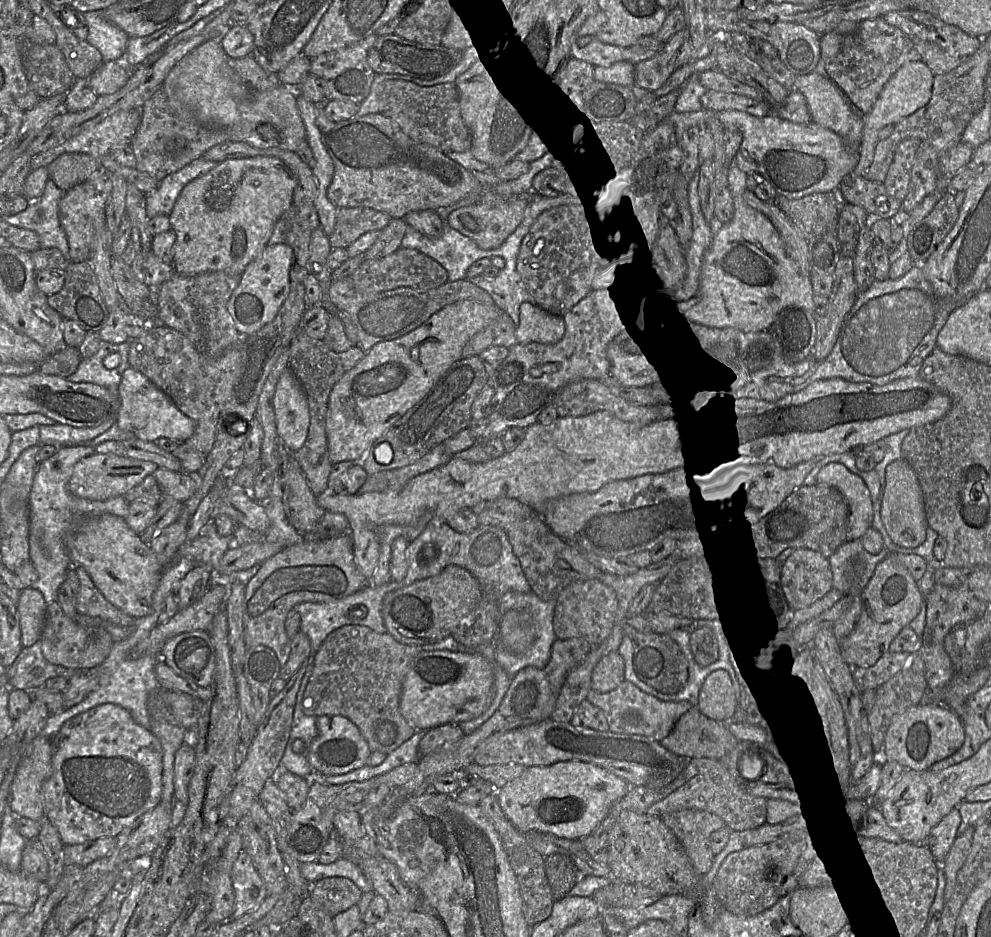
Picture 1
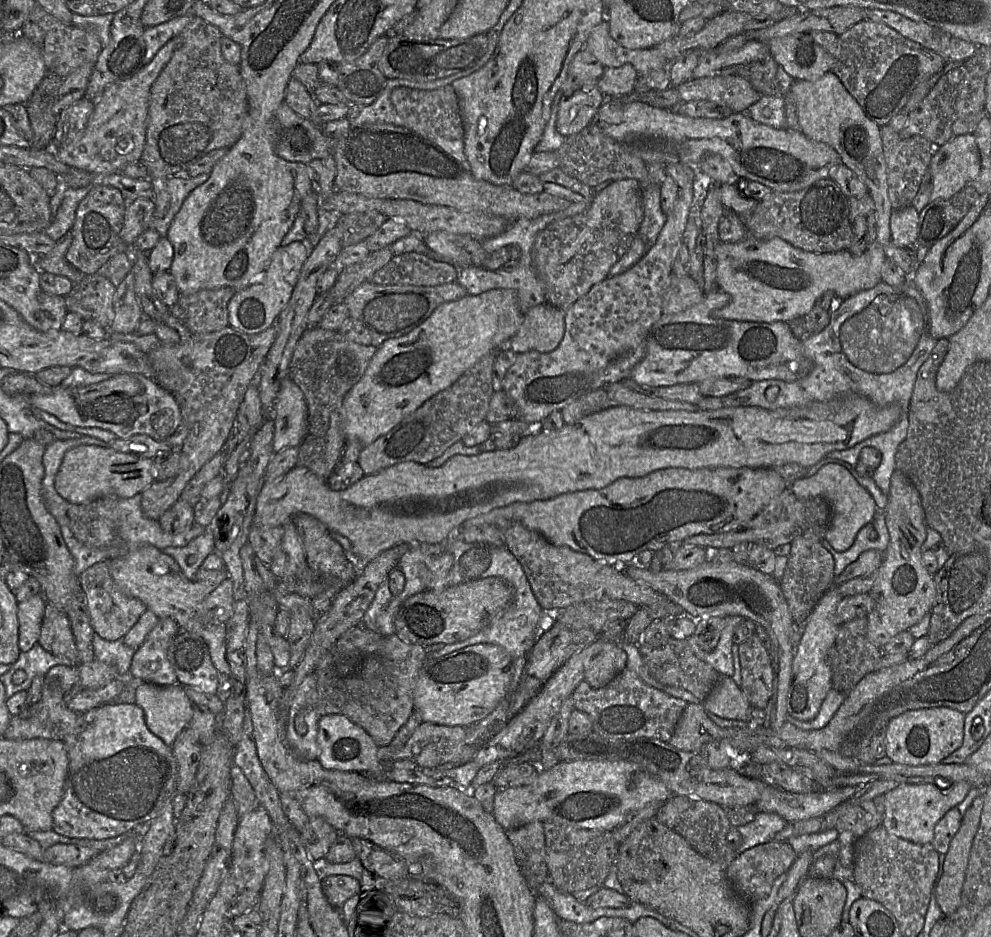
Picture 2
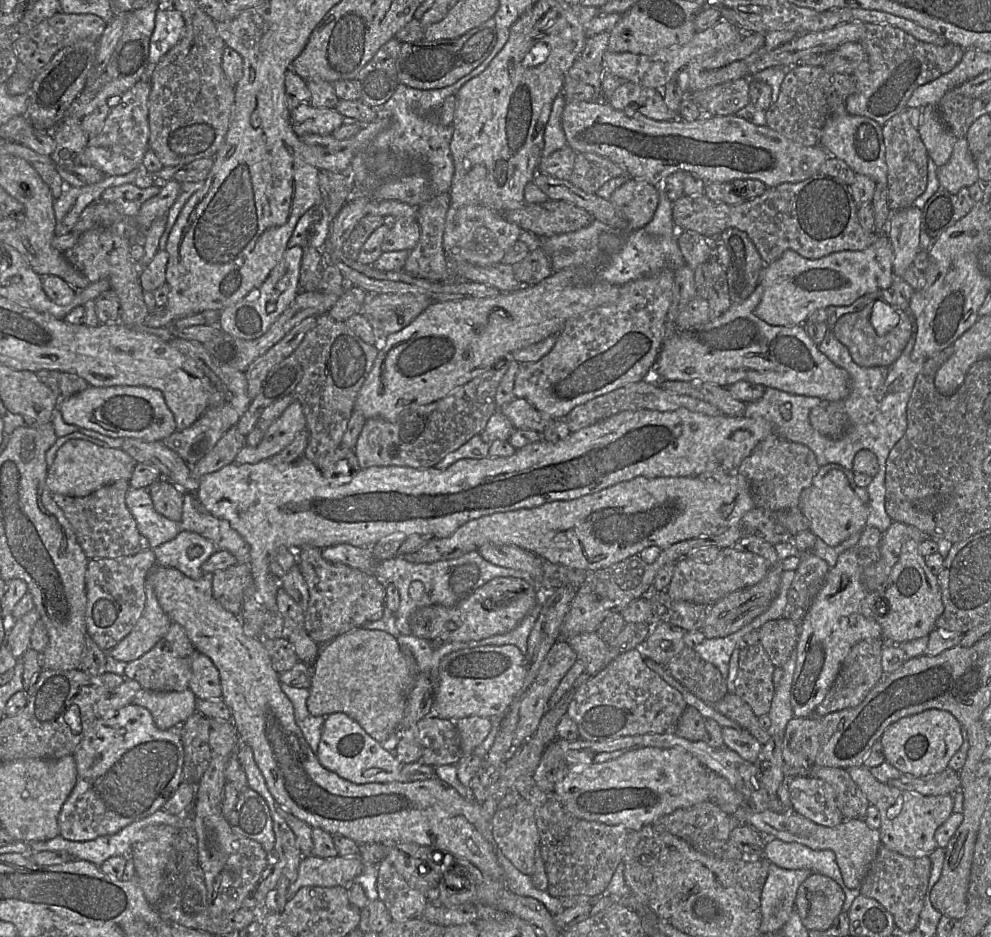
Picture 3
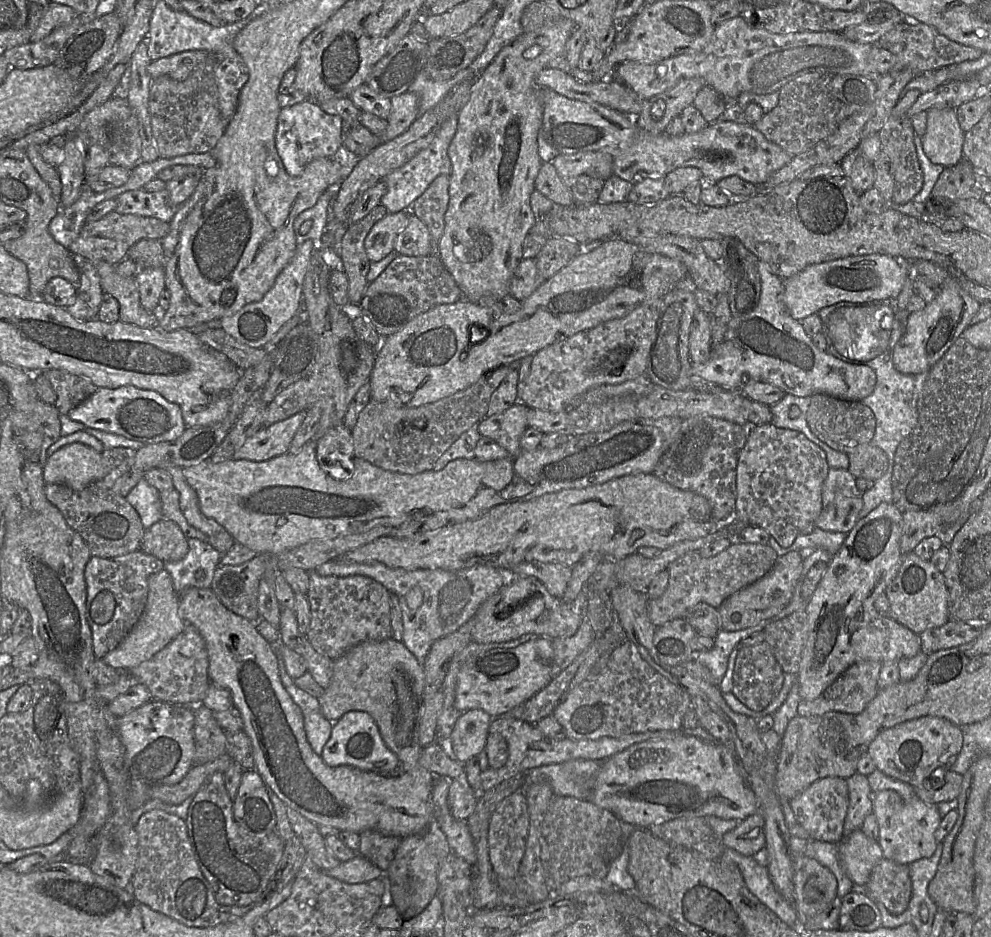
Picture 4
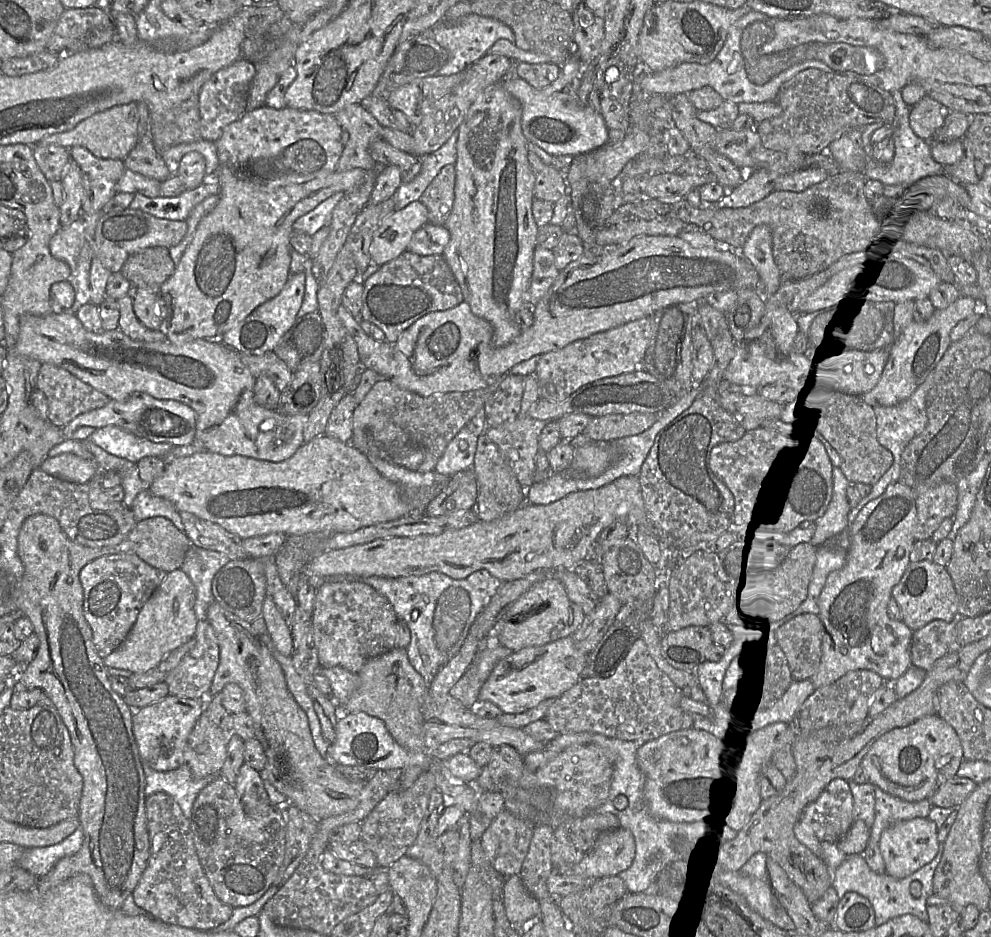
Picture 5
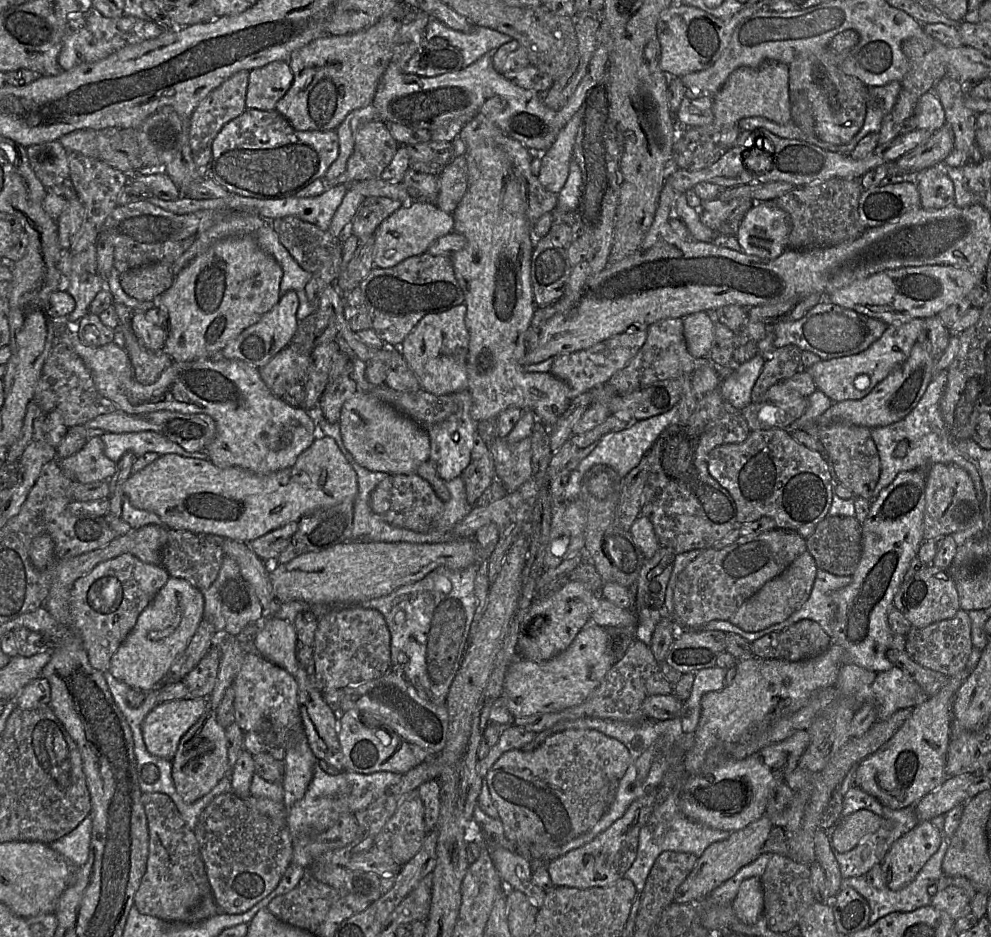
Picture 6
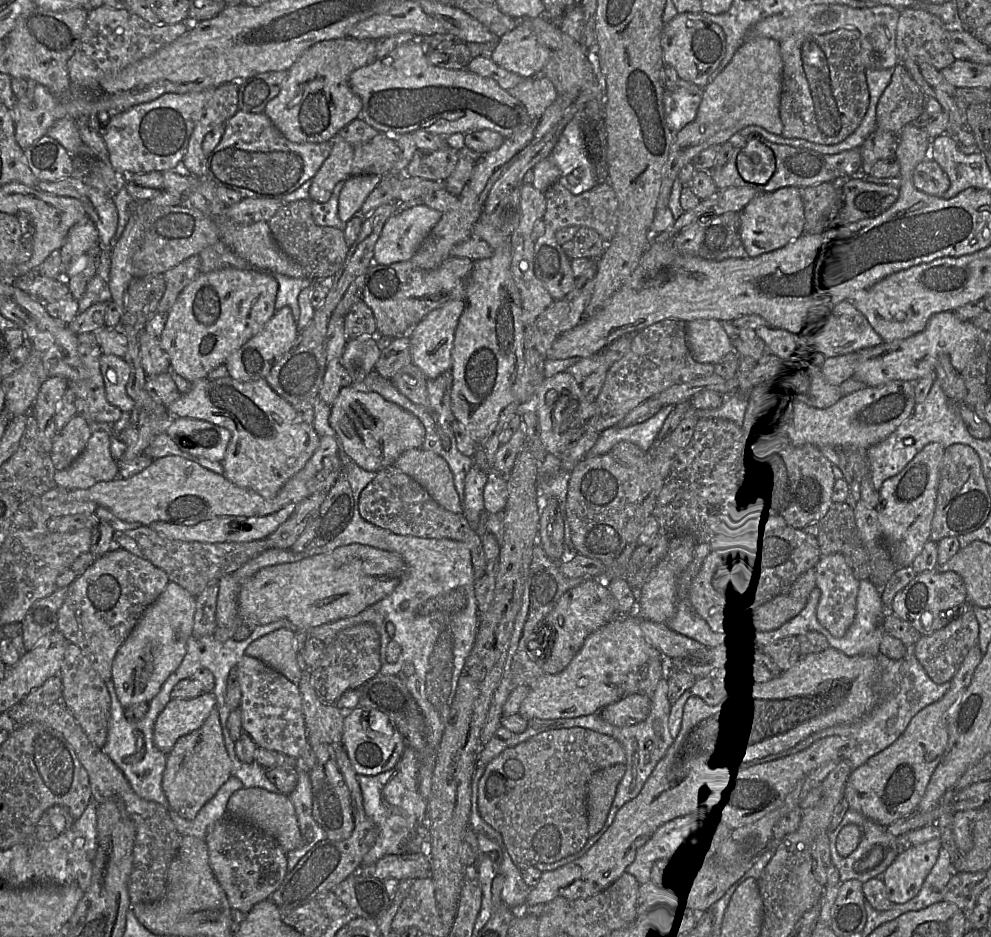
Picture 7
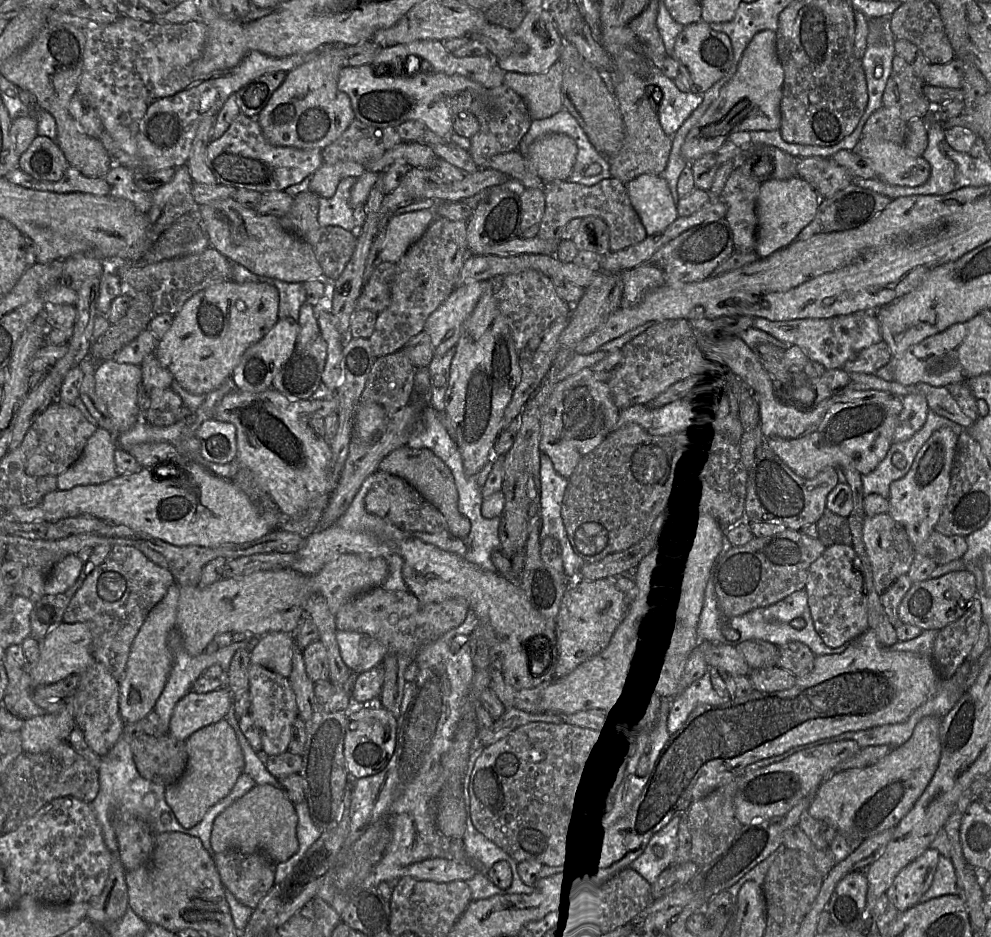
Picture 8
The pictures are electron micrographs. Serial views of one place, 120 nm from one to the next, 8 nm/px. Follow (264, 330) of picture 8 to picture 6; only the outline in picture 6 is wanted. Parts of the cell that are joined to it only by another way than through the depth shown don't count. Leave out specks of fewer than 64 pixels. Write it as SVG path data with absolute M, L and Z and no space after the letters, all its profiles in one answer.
M253 235L233 236L214 242L188 266L178 270L172 286L158 299L163 310L164 352L173 362L212 358L221 353L227 344L278 303L282 276L281 266L259 246Z

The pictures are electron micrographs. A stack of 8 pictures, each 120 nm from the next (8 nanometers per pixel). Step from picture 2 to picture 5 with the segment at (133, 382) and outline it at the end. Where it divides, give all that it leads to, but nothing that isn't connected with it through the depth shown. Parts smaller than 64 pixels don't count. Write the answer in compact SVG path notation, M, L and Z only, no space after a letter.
M137 392L124 402L110 399L106 406L77 416L62 428L62 434L65 439L71 439L71 435L83 426L95 429L116 426L151 442L184 446L191 444L195 439L196 412L181 402L159 400L149 394Z

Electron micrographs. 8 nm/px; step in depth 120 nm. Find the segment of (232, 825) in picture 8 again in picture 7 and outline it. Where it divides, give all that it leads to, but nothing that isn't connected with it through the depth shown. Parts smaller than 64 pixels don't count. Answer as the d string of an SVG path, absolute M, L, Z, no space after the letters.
M242 787L229 798L227 815L253 824L273 836L285 852L295 850L303 845L294 805L289 795L270 792L260 787Z

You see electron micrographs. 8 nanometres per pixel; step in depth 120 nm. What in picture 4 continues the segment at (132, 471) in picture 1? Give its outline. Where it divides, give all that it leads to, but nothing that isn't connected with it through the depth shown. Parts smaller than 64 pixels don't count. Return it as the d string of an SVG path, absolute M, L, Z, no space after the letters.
M81 443L64 446L47 458L43 469L46 484L63 484L81 491L106 475L106 462L93 448Z

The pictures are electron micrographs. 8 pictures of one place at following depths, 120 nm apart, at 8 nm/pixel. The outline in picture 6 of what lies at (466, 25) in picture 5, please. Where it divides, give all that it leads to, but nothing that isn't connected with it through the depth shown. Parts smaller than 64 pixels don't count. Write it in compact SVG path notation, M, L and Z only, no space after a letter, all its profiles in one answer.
M430 19L424 30L423 41L430 41L434 37L447 40L461 52L463 68L512 40L510 36L486 27L474 26L471 31L464 33L449 28L437 19Z

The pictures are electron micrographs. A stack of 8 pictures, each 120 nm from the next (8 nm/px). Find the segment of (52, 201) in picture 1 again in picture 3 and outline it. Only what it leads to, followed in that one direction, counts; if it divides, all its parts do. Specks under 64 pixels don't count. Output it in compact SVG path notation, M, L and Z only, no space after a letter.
M140 167L122 176L105 176L98 183L84 187L66 186L62 195L54 200L55 236L70 233L77 223L82 211L101 199L105 190L123 184L134 183Z

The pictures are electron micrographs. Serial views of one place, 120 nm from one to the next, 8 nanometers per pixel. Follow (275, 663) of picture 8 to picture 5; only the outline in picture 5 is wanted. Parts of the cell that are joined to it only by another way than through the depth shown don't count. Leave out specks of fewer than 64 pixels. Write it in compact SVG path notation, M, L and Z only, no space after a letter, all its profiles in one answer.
M265 596L262 606L261 618L263 618L267 633L269 634L275 648L284 656L292 654L292 637L288 624L278 611L273 600Z

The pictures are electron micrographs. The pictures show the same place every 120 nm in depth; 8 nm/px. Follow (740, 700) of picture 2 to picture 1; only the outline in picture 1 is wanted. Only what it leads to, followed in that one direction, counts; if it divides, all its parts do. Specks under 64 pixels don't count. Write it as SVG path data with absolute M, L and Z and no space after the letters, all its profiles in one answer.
M713 671L704 680L697 707L708 718L724 721L736 711L736 690L723 671Z

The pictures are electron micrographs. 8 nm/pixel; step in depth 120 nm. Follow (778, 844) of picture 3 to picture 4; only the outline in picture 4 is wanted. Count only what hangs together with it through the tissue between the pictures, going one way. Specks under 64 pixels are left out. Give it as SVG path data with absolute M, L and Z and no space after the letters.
M792 837L789 842L789 851L791 857L806 855L826 867L836 878L837 895L841 901L846 894L852 892L853 883L842 867L837 844Z

